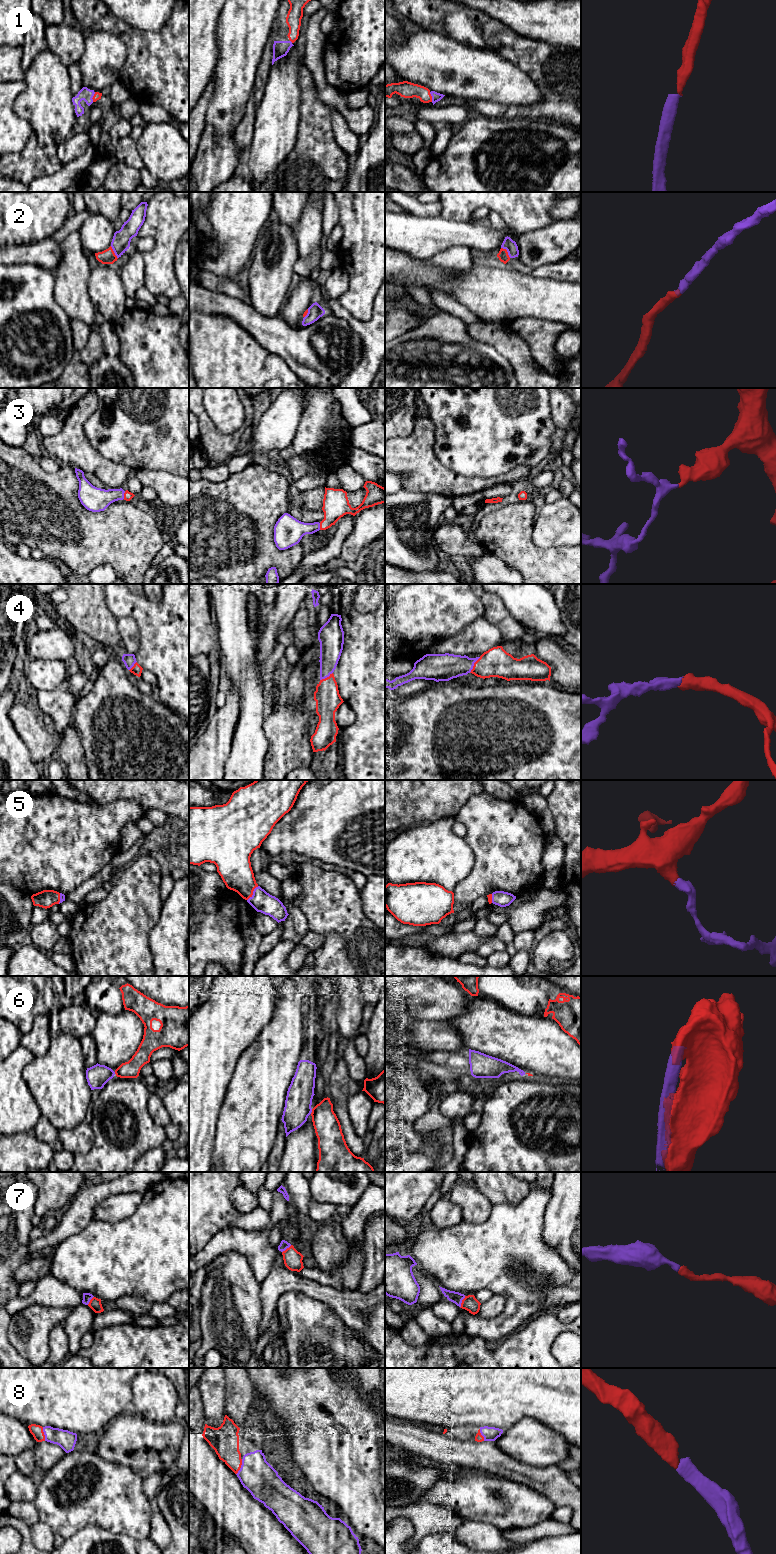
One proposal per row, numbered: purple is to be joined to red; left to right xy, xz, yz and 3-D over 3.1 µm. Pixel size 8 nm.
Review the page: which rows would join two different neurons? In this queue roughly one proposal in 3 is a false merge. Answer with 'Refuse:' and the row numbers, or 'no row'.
Refuse: 6

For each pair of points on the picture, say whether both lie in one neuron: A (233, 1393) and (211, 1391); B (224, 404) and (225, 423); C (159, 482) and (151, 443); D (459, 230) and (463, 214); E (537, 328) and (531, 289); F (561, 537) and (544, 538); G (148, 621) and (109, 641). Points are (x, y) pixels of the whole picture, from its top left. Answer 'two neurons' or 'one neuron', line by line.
A: two neurons
B: one neuron
C: two neurons
D: two neurons
E: two neurons
F: one neuron
G: two neurons

